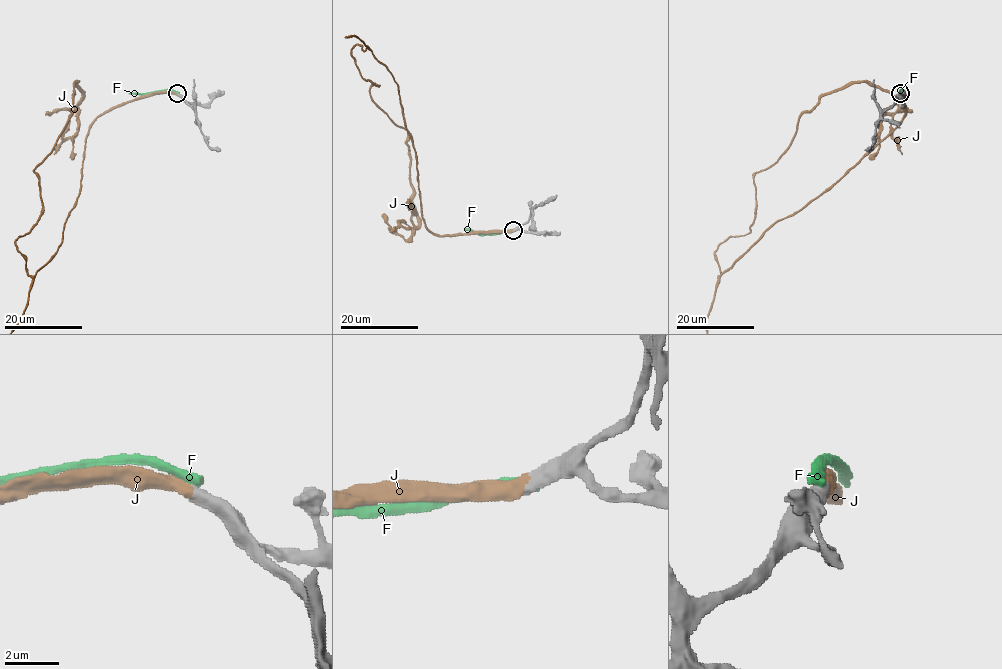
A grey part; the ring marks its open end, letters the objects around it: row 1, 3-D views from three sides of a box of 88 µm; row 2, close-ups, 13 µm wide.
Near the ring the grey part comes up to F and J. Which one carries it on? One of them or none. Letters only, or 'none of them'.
J

